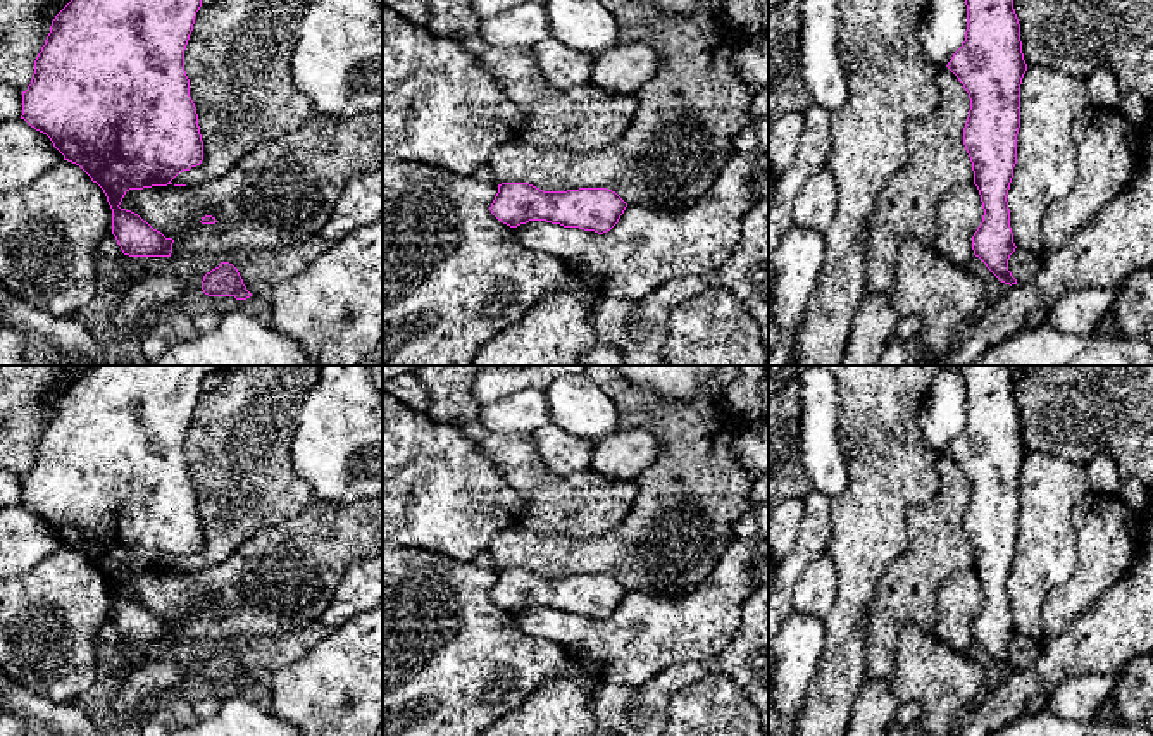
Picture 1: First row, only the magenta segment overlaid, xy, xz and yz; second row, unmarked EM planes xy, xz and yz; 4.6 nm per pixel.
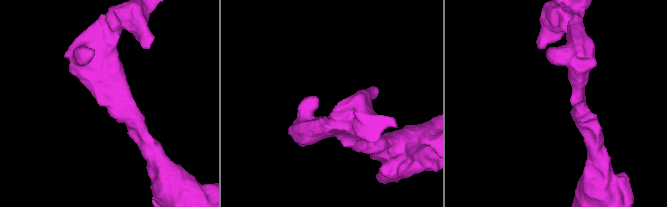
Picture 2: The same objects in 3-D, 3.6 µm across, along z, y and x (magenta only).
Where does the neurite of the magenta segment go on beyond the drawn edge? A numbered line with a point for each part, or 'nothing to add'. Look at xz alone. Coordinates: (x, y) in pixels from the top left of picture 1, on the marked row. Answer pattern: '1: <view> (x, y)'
1: xz (681, 135)

